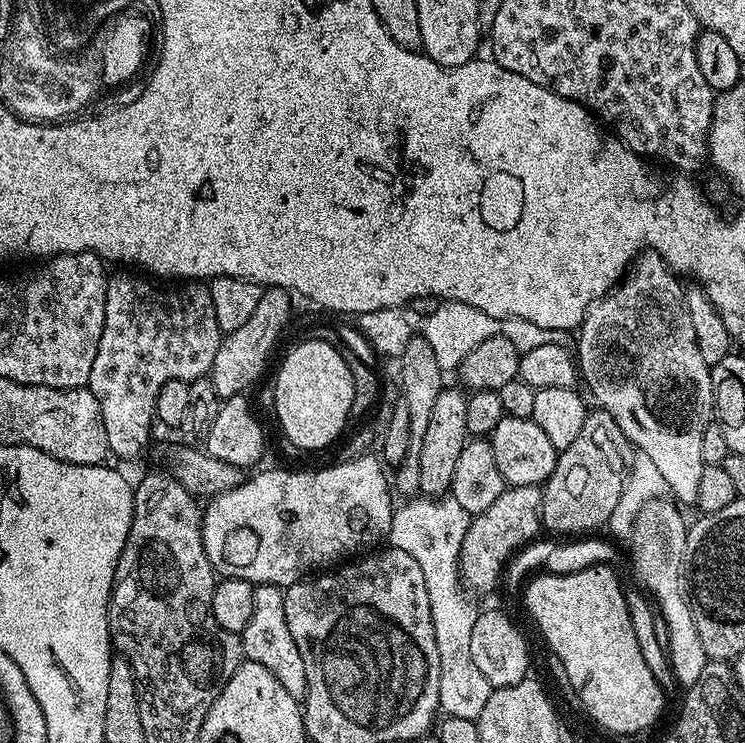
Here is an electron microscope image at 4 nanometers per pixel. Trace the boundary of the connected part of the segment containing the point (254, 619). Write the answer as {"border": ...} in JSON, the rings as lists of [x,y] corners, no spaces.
{"border":[[[258,584],[254,590],[254,615],[251,616],[246,630],[242,633],[242,643],[244,654],[247,659],[258,662],[258,666],[266,666],[278,682],[282,682],[286,694],[296,701],[303,701],[308,687],[306,686],[306,665],[302,662],[302,654],[298,654],[298,645],[295,644],[294,638],[290,638],[290,626],[286,626],[286,606],[284,605],[284,588],[274,584]]]}

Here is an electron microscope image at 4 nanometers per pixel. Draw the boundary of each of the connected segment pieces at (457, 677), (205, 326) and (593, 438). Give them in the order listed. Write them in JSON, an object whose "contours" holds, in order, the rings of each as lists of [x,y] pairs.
{"contours":[[[[451,494],[443,498],[410,498],[401,508],[399,505],[393,511],[386,540],[391,547],[406,550],[406,554],[410,554],[410,558],[414,558],[418,566],[422,566],[422,574],[426,578],[426,590],[430,590],[430,616],[434,622],[434,642],[438,642],[440,712],[444,716],[475,721],[482,714],[482,706],[486,706],[486,698],[490,698],[493,686],[490,682],[486,682],[485,676],[478,671],[478,665],[470,654],[470,630],[474,630],[478,608],[468,601],[469,593],[460,579],[460,551],[462,538],[471,521],[472,516],[466,510],[462,510],[460,503]]],[[[113,275],[109,279],[106,322],[102,326],[102,338],[98,342],[98,354],[94,354],[94,366],[90,370],[87,386],[98,398],[98,406],[102,410],[109,453],[120,460],[132,460],[143,454],[148,444],[148,435],[152,432],[152,424],[156,420],[158,390],[162,390],[166,382],[191,382],[200,376],[208,376],[222,339],[218,318],[214,314],[212,289],[207,283],[153,282],[140,276]]],[[[589,411],[582,434],[557,455],[554,470],[542,485],[544,498],[540,518],[543,527],[552,531],[549,533],[560,538],[580,538],[607,525],[610,514],[614,514],[614,506],[618,506],[630,467],[629,457],[624,457],[624,448],[624,432],[618,422],[614,422],[606,411]]]]}

